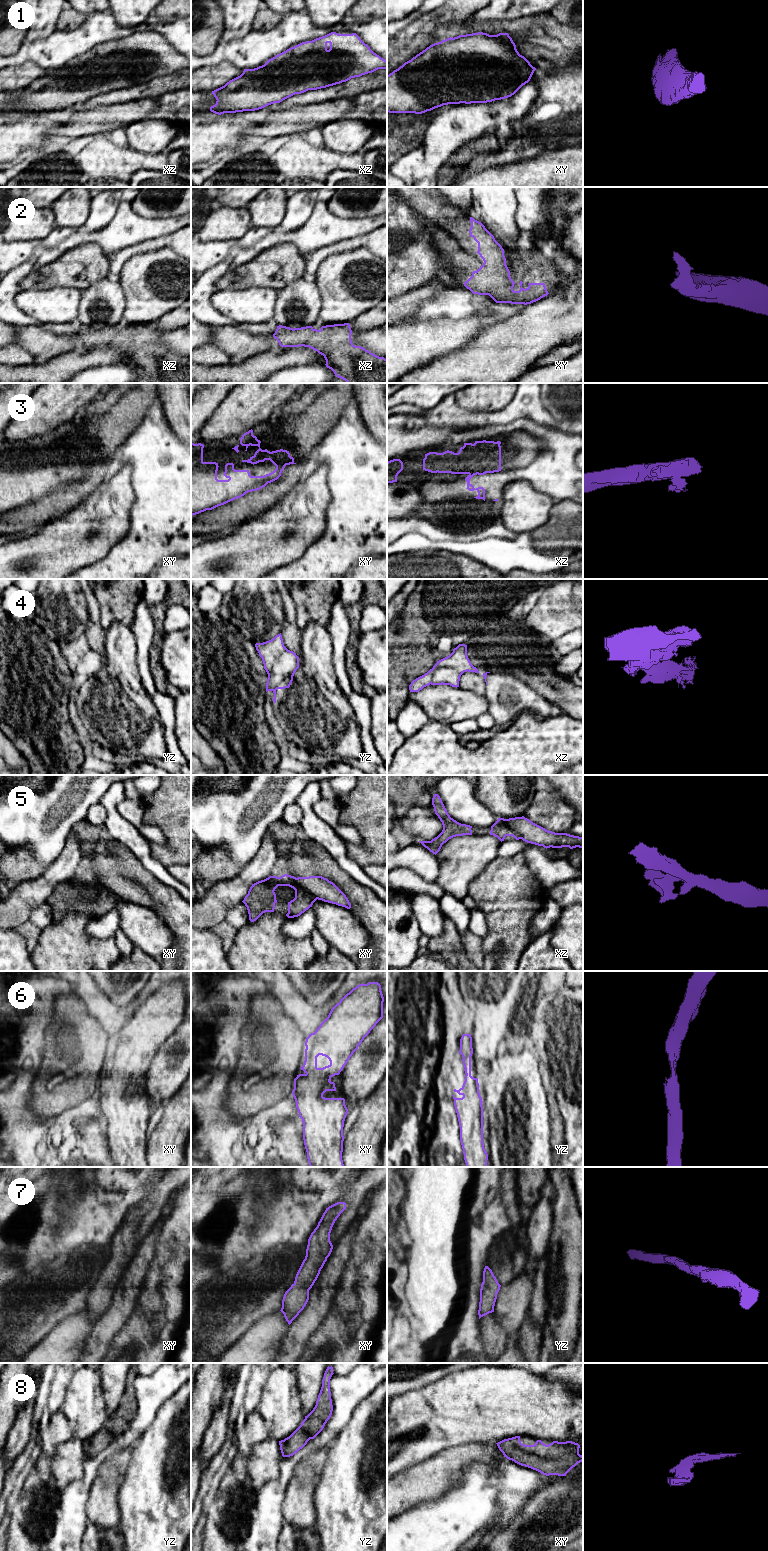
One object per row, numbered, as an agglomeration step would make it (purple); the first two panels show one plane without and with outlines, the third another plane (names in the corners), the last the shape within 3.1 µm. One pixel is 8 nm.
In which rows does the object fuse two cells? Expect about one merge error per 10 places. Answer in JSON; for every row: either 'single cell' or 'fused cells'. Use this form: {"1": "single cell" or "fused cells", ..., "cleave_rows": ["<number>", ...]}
{"1": "single cell", "2": "single cell", "3": "fused cells", "4": "single cell", "5": "fused cells", "6": "single cell", "7": "single cell", "8": "single cell", "cleave_rows": ["3", "5"]}

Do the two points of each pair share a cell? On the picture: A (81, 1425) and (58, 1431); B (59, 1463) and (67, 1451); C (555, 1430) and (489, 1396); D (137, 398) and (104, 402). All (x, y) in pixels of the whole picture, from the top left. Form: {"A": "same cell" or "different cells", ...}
{"A": "different cells", "B": "same cell", "C": "same cell", "D": "same cell"}

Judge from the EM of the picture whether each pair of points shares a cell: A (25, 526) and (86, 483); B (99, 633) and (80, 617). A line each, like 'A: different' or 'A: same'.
A: same
B: different

